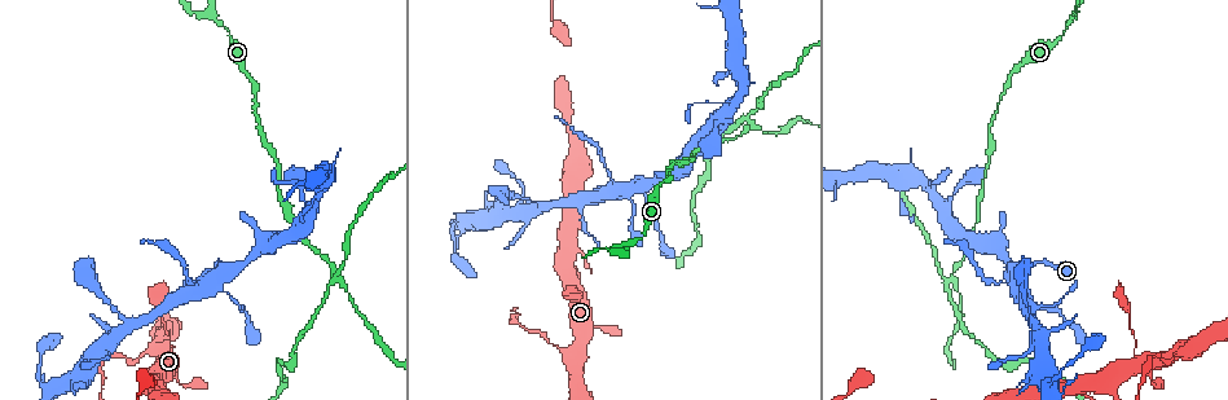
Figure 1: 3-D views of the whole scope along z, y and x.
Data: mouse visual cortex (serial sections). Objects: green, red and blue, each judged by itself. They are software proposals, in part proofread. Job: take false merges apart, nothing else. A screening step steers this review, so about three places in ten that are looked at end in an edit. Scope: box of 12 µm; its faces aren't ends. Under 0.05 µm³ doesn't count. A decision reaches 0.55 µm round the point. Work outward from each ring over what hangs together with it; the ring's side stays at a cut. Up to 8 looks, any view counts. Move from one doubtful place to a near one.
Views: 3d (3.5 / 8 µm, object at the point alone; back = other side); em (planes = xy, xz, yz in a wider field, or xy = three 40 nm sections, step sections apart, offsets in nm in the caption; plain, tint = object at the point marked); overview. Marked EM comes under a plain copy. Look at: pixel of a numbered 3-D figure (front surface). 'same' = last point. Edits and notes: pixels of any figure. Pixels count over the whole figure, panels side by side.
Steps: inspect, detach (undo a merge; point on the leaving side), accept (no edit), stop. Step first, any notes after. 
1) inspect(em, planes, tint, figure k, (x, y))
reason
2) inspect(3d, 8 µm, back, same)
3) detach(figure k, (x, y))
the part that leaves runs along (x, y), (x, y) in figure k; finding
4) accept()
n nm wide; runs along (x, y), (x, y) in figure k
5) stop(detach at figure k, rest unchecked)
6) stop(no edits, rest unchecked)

inspect(3d, 3.5 µm, figure 1, (1073, 12))
side arm on a straight run

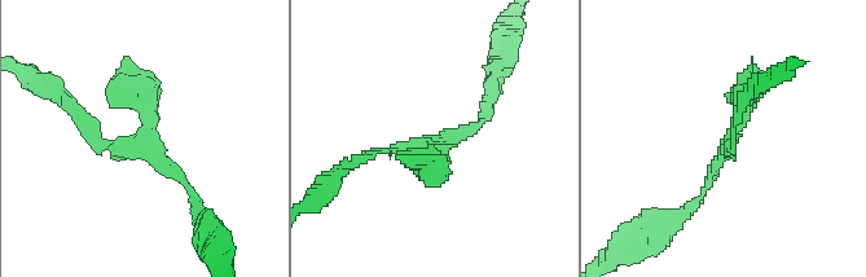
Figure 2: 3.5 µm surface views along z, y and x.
inspect(em, xy, step 2, tint, figure 2, (726, 144))
3 arms; arms of 100, 150, 250 nm; now the EM

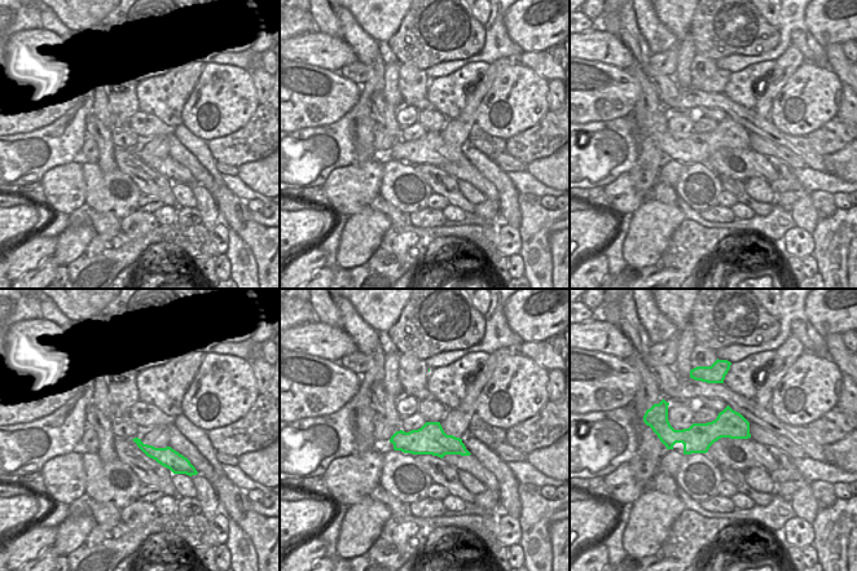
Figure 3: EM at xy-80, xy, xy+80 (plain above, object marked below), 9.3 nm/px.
accept()
continuous, no second cell

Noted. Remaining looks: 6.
inspect(3d, 3.5 µm, back, figure 1, (631, 195))
looks like a crossing

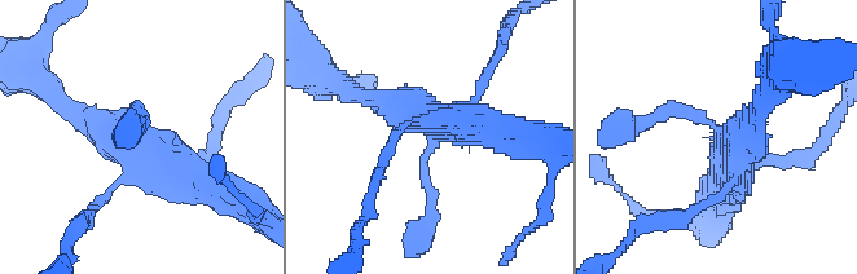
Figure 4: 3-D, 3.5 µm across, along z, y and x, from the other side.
inspect(em, xy, step 5, tint, figure 4, (144, 137))
now the EM

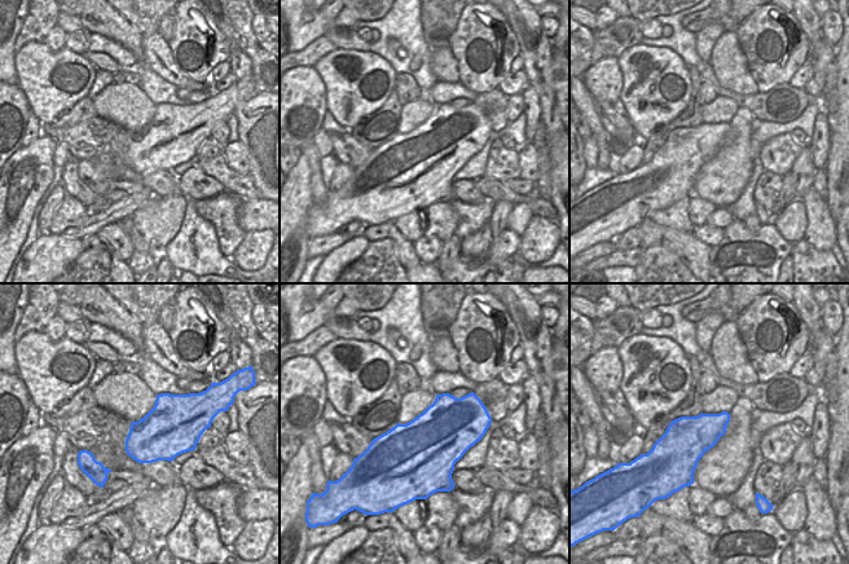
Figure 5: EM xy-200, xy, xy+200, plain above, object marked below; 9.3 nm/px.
accept()
arms of 100, 150, 300, 450 nm; continuous, no second cell

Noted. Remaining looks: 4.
inspect(3d, 8 µm, figure 1, (1170, 360))
thick turns thin

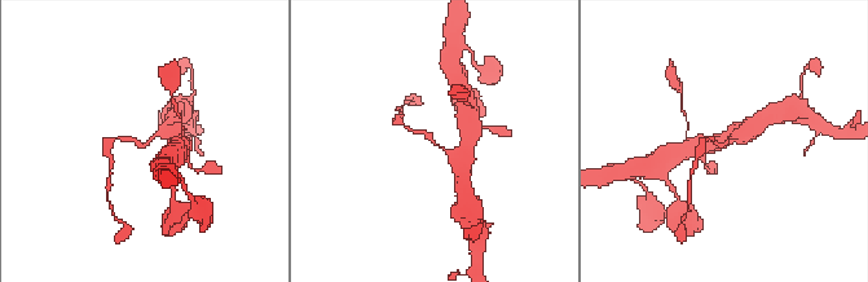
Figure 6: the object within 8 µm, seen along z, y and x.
inspect(em, xy, step 5, tint, figure 6, (145, 146))
arms of 150, 300 nm; now the EM

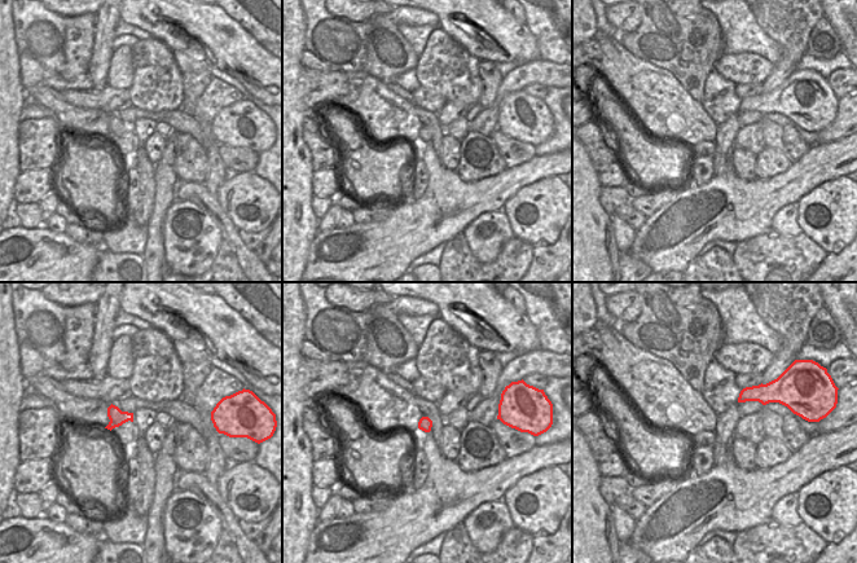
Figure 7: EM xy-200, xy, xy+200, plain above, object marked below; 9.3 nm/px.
detach(figure 6, (128, 139))
130 nm wide; the part that leaves runs along (146, 144), (117, 137), (106, 151) in figure 6; two cells meet here

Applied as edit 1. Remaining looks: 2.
stop(detach at figure 6, rest unchecked)

